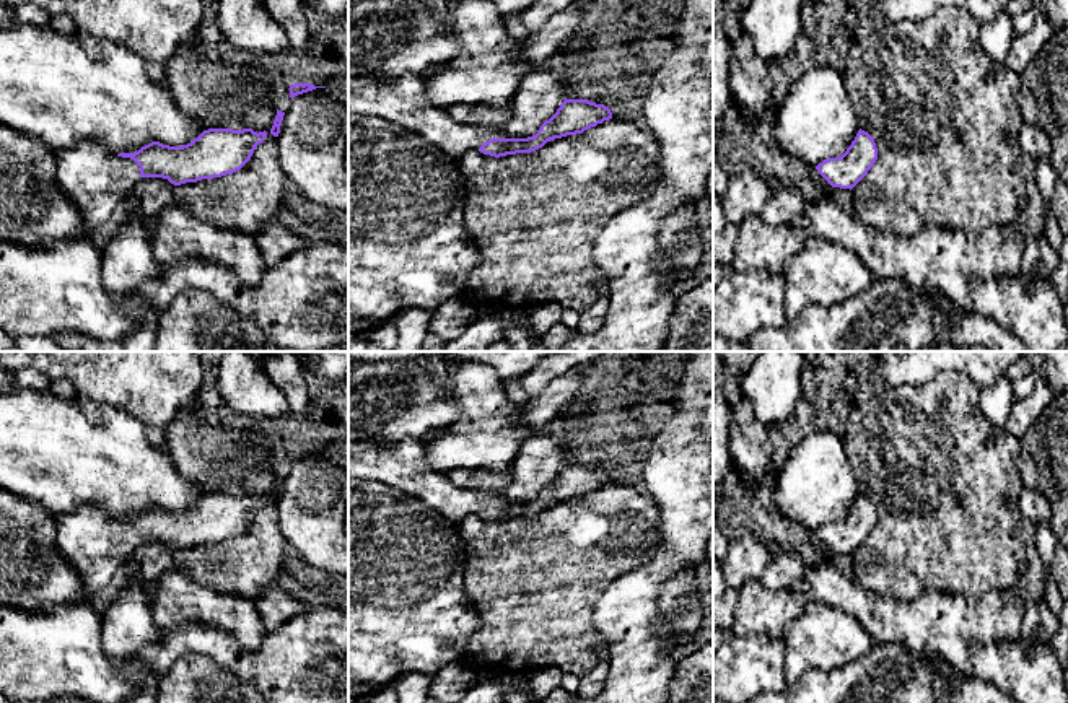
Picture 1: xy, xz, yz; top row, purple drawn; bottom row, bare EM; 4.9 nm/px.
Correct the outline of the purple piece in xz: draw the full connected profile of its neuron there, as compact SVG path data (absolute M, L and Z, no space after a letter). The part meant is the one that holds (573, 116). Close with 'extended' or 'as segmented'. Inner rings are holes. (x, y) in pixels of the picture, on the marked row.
M418 73L389 78L348 76L348 114L361 114L405 127L454 158L471 150L495 158L531 153L550 140L583 133L612 119L611 109L604 104L565 98L536 135L505 138L503 129L454 120L444 107L433 104L425 96L425 81Z | extended

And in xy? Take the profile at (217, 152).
M208 129L182 146L151 142L135 153L114 155L93 140L81 140L75 148L57 151L55 181L75 203L88 229L107 221L127 190L140 177L163 177L174 186L221 177L239 171L252 156L256 146L267 138L267 132L252 129Z | extended

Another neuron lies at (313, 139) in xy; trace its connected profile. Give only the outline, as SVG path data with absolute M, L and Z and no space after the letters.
M316 88L291 99L277 137L278 163L306 199L348 210L348 106Z

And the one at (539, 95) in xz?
M532 68L518 85L511 99L511 119L503 127L505 138L527 138L537 133L565 101L560 75Z

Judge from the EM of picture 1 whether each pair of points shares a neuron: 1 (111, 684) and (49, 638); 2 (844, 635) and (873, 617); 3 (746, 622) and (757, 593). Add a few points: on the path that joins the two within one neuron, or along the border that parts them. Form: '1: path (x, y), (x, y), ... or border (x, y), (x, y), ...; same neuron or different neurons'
1: path (96, 677), (78, 668), (64, 653); same neuron
2: border (827, 606), (850, 614), (875, 643); different neurons
3: path (752, 615), (757, 611), (757, 599); same neuron

